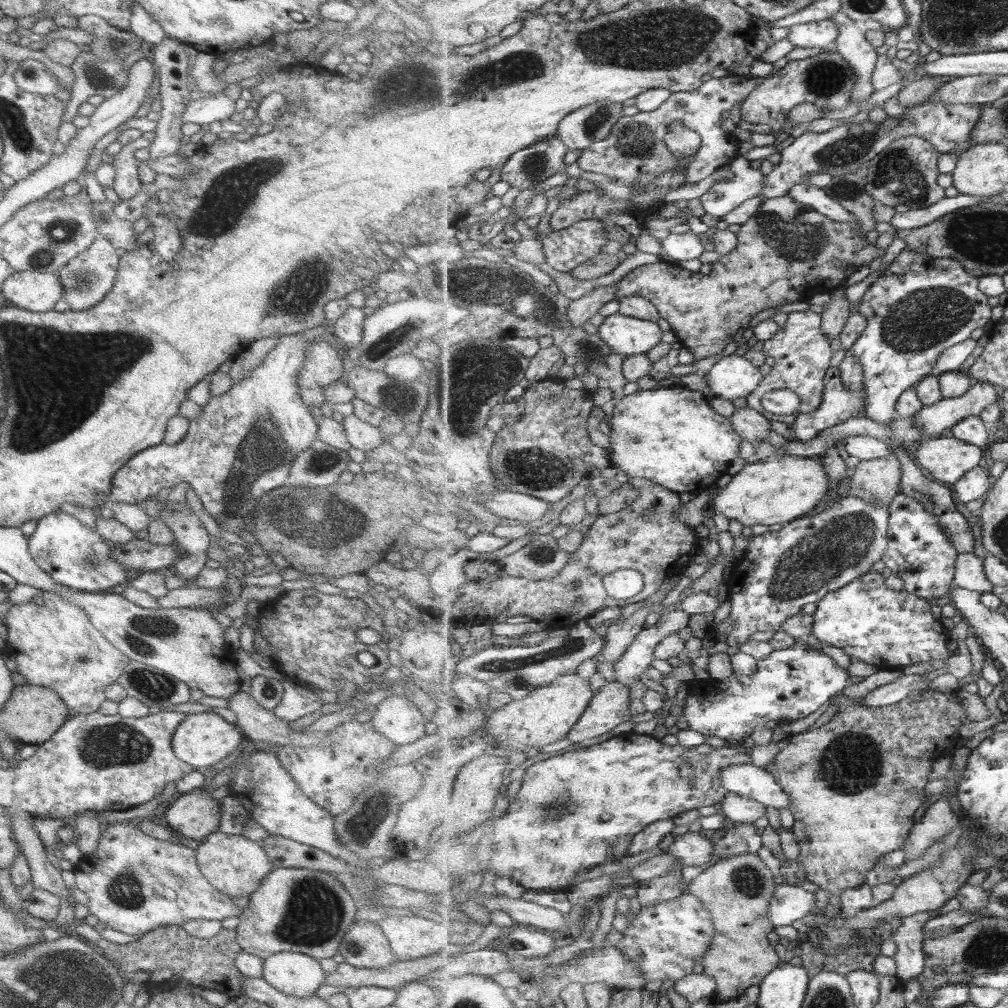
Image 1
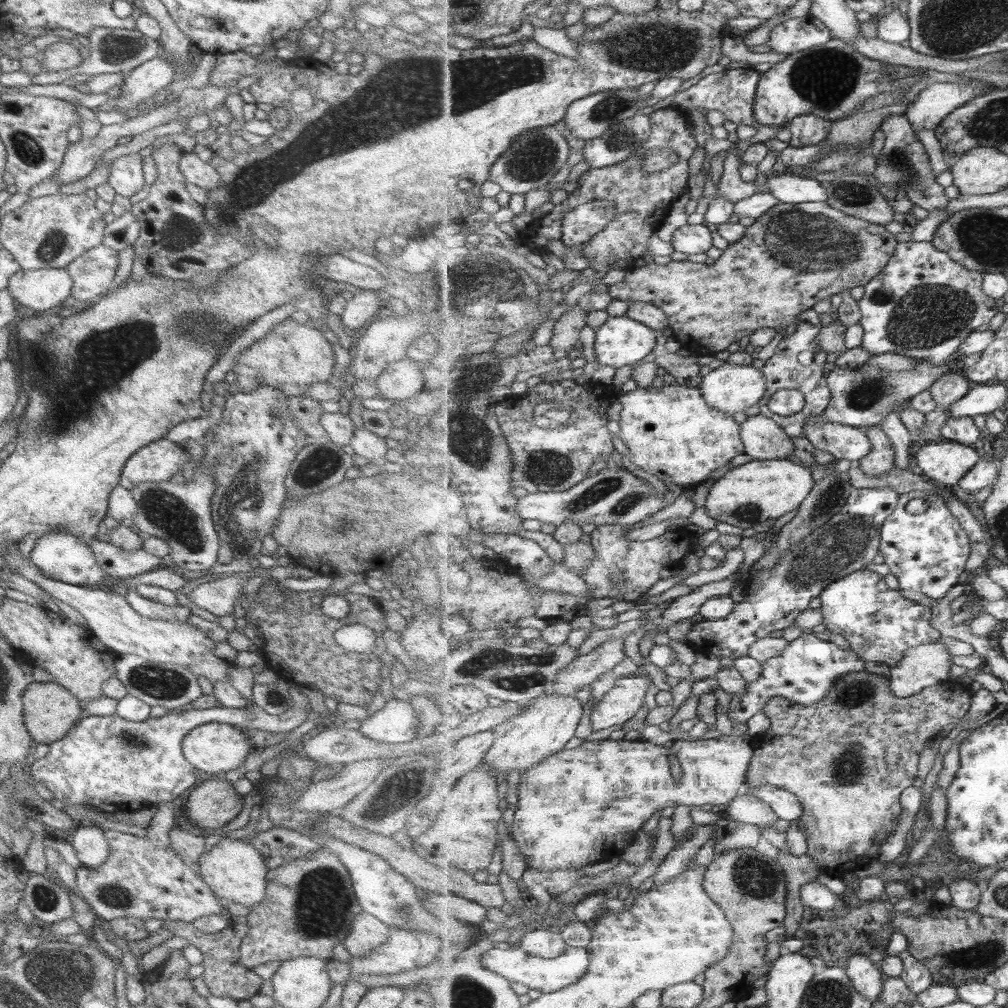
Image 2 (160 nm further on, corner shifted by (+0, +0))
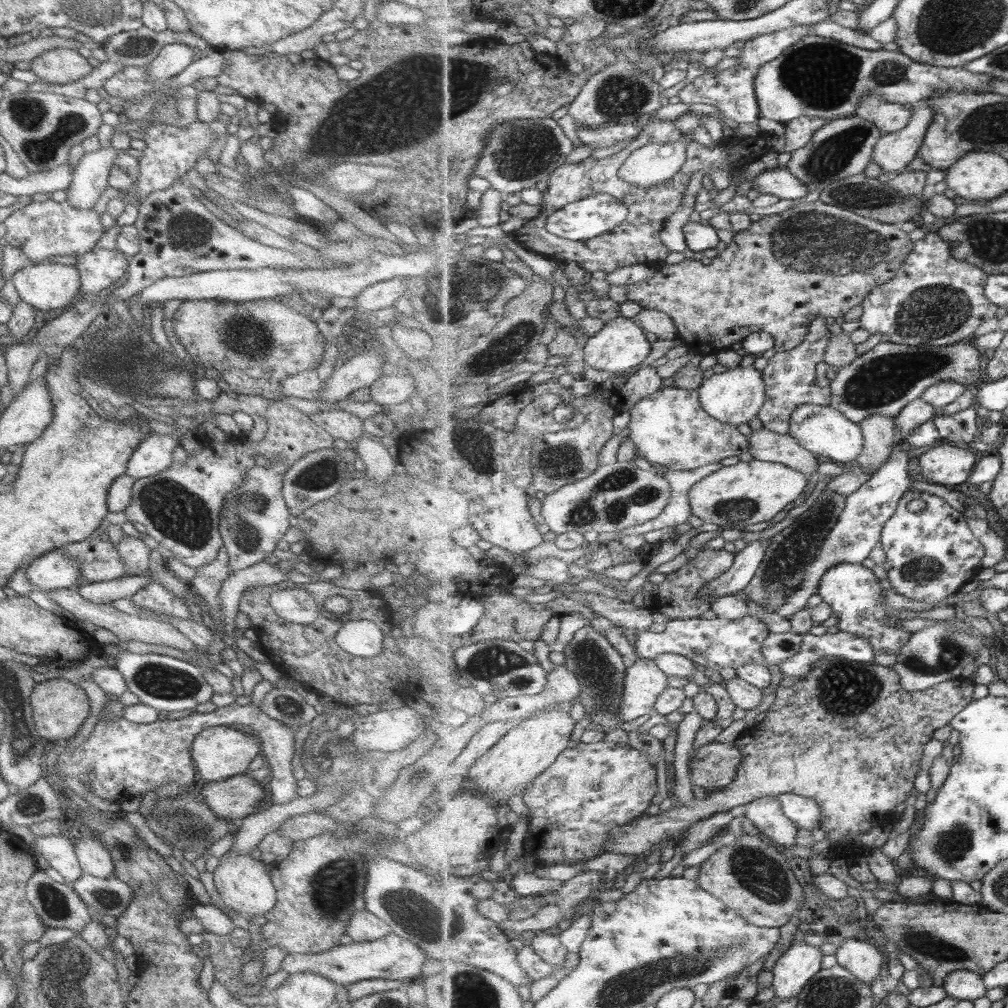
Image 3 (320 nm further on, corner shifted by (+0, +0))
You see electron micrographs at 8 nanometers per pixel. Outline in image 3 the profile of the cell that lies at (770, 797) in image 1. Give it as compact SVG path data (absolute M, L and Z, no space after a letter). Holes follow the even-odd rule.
M792 793L779 795L777 798L782 803L787 818L791 818L799 829L821 829L823 808L813 798Z

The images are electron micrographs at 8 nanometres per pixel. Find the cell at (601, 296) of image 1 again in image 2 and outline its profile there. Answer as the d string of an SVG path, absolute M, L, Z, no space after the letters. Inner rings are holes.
M579 304L563 313L554 325L549 345L555 350L555 359L567 360L567 354L579 342L583 326L587 326L587 311Z

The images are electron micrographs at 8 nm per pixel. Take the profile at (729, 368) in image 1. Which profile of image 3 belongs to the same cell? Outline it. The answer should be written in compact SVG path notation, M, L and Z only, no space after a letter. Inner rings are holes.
M750 367L729 369L722 374L714 374L703 382L698 392L703 408L713 418L739 426L758 418L762 407L766 405L766 390L766 380L763 379L762 371Z

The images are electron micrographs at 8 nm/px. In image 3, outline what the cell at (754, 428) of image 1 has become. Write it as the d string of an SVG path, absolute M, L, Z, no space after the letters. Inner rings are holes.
M764 426L752 431L749 453L754 459L782 463L808 477L817 472L819 460L790 434L777 434Z

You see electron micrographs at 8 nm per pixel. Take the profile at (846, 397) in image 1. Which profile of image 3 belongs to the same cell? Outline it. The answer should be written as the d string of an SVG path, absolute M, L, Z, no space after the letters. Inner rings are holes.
M884 341L873 350L859 356L851 365L847 365L841 371L836 372L837 375L829 386L832 390L832 404L830 406L843 411L843 414L846 414L853 422L860 424L875 413L884 414L895 419L903 408L916 399L922 398L922 395L931 386L939 382L952 381L965 386L978 387L984 381L985 362L982 357L982 350L971 346L971 344L965 344L965 342L955 342L951 346L921 347Z

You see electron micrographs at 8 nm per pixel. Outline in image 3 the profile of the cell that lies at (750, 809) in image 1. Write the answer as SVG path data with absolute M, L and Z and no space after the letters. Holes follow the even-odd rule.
M777 797L759 798L741 809L740 814L745 815L757 831L783 849L797 844L799 828L791 818L787 818Z

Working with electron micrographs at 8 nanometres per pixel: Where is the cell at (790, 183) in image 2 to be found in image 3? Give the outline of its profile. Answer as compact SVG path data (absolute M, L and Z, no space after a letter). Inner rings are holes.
M788 168L768 169L753 179L752 188L763 194L774 194L782 199L797 200L807 196L808 186Z

